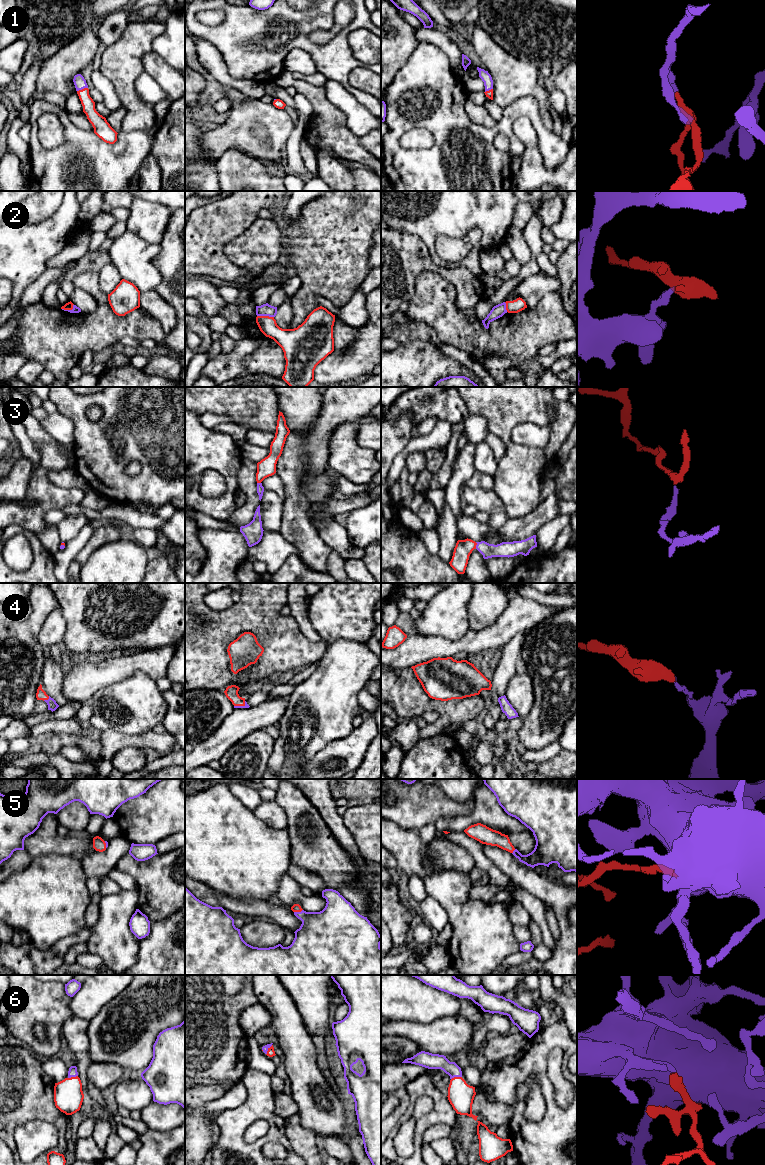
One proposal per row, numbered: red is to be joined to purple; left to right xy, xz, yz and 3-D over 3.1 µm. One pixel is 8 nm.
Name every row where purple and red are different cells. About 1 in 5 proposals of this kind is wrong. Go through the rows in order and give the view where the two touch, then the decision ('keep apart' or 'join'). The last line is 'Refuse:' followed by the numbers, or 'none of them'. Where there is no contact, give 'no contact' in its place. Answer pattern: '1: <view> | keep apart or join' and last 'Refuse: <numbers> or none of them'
1: xy | join
2: xz | keep apart
3: yz | join
4: xy | join
5: xz | join
6: yz | join
Refuse: 2

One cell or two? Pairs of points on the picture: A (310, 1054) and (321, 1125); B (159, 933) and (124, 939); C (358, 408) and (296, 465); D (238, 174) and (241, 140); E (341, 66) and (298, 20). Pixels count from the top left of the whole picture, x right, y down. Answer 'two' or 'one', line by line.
A: one
B: two
C: one
D: two
E: one

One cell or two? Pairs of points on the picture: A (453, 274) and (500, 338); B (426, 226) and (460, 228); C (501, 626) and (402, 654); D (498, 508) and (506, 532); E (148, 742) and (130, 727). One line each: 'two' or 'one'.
A: two
B: one
C: one
D: two
E: two

